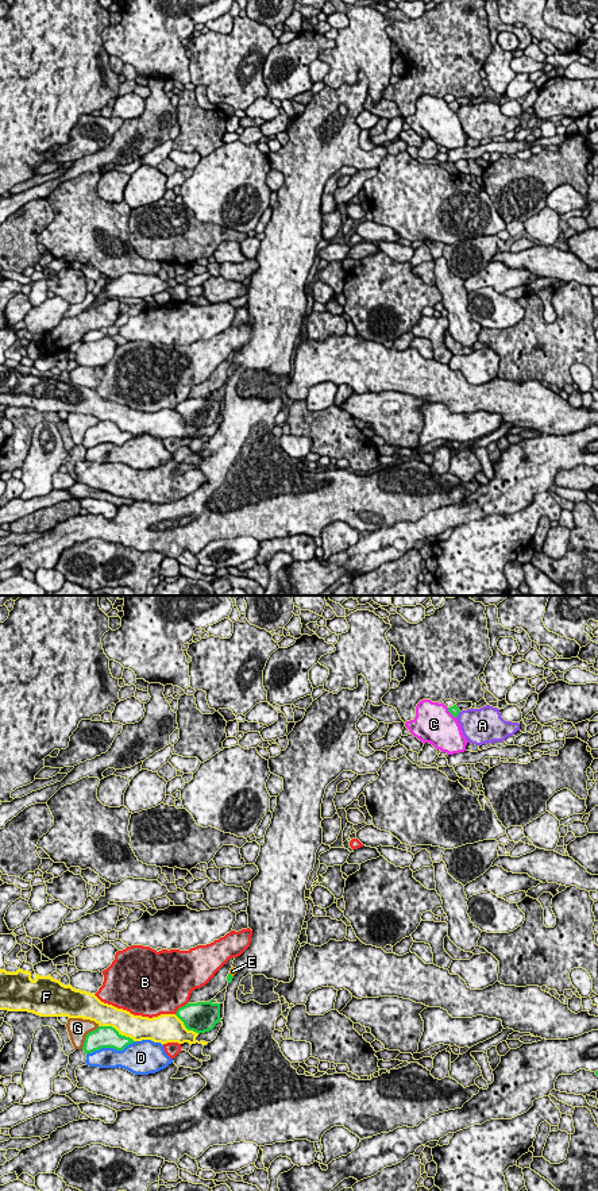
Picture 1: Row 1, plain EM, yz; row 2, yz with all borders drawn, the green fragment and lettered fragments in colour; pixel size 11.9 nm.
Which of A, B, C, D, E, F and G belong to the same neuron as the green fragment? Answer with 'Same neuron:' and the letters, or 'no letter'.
Same neuron: E

